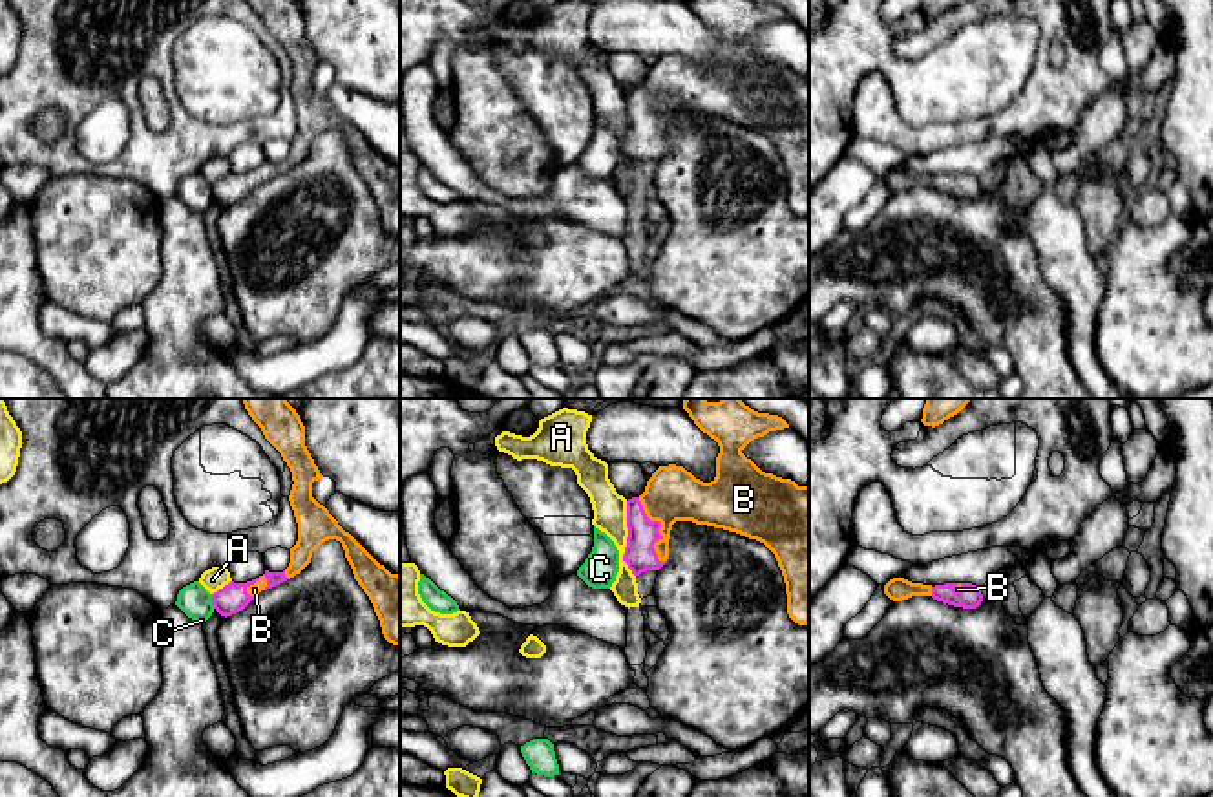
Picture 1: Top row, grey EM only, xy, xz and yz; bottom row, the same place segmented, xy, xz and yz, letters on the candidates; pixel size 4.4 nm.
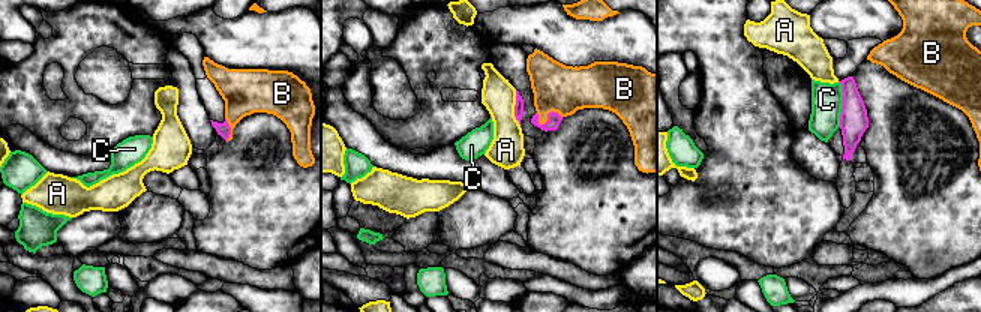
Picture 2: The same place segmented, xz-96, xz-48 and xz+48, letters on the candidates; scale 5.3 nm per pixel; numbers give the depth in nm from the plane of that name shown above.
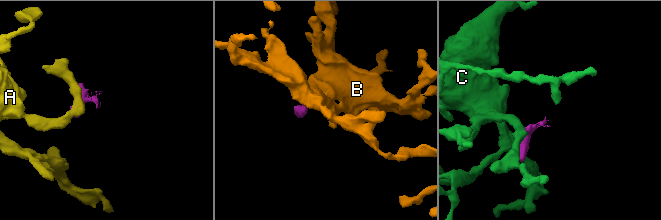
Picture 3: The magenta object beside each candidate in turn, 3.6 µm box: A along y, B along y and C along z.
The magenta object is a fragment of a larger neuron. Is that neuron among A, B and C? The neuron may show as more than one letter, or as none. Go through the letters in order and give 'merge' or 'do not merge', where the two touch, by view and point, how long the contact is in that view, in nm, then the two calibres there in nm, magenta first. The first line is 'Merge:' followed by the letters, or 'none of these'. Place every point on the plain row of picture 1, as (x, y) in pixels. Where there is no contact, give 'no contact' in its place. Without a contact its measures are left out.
Merge: B
A: do not merge | xz (627, 130) | 340 nm | 140/150 nm
B: merge | xz (660, 117) | 320 nm | 140/240 nm
C: do not merge | xy (212, 192) | 70 nm | 130/150 nm

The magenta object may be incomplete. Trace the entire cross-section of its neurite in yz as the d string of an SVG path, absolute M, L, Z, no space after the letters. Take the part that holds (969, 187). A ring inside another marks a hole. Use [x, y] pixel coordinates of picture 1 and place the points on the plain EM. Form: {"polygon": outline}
{"polygon": "M904 168L890 170L884 175L884 185L893 192L902 192L912 186L932 186L937 192L963 199L976 199L983 192L979 177L972 174L944 174L932 177L923 174L912 174Z"}

